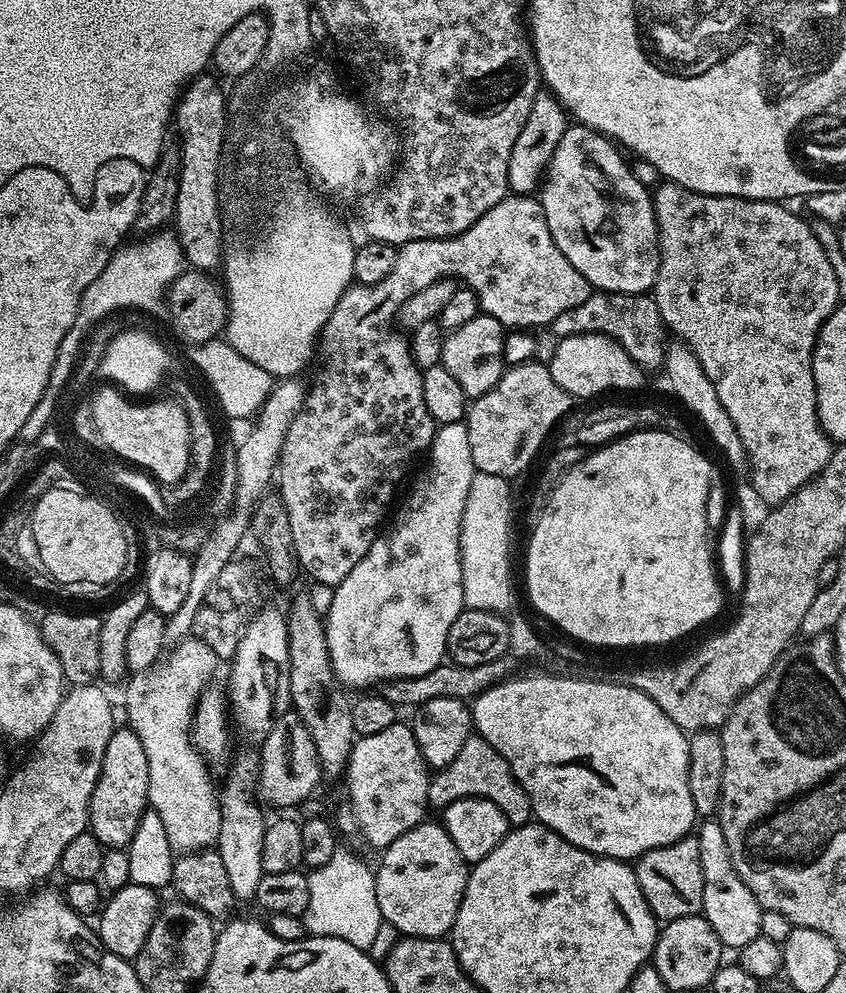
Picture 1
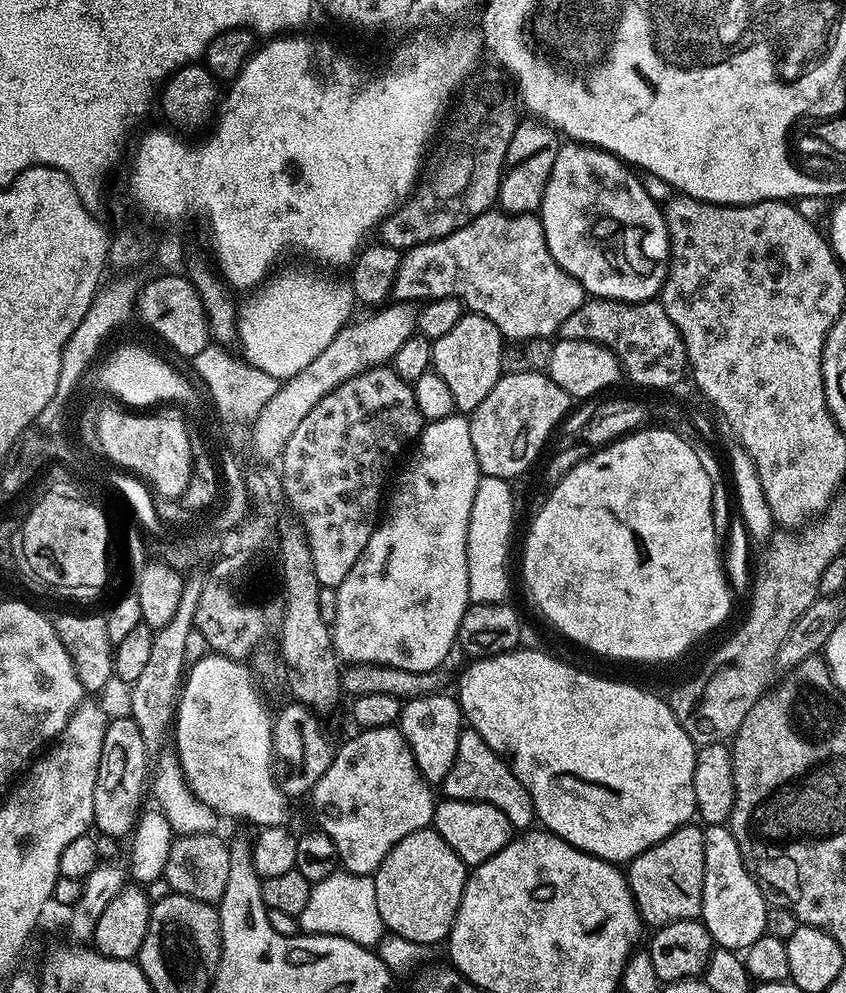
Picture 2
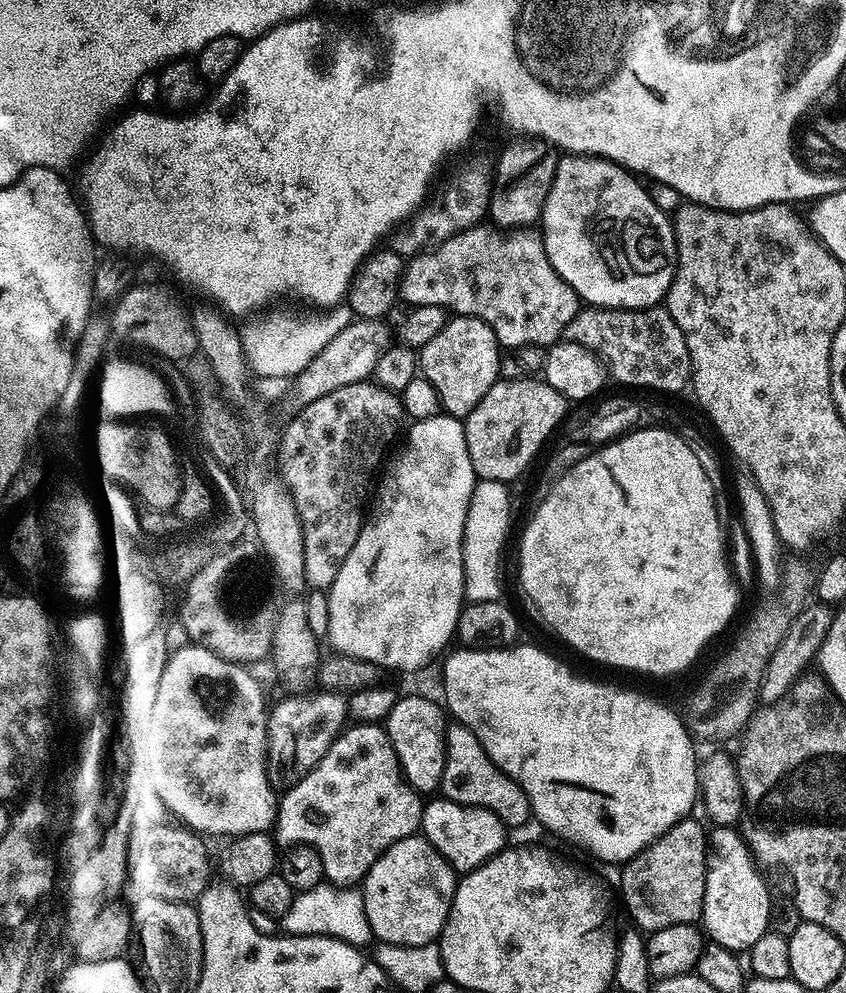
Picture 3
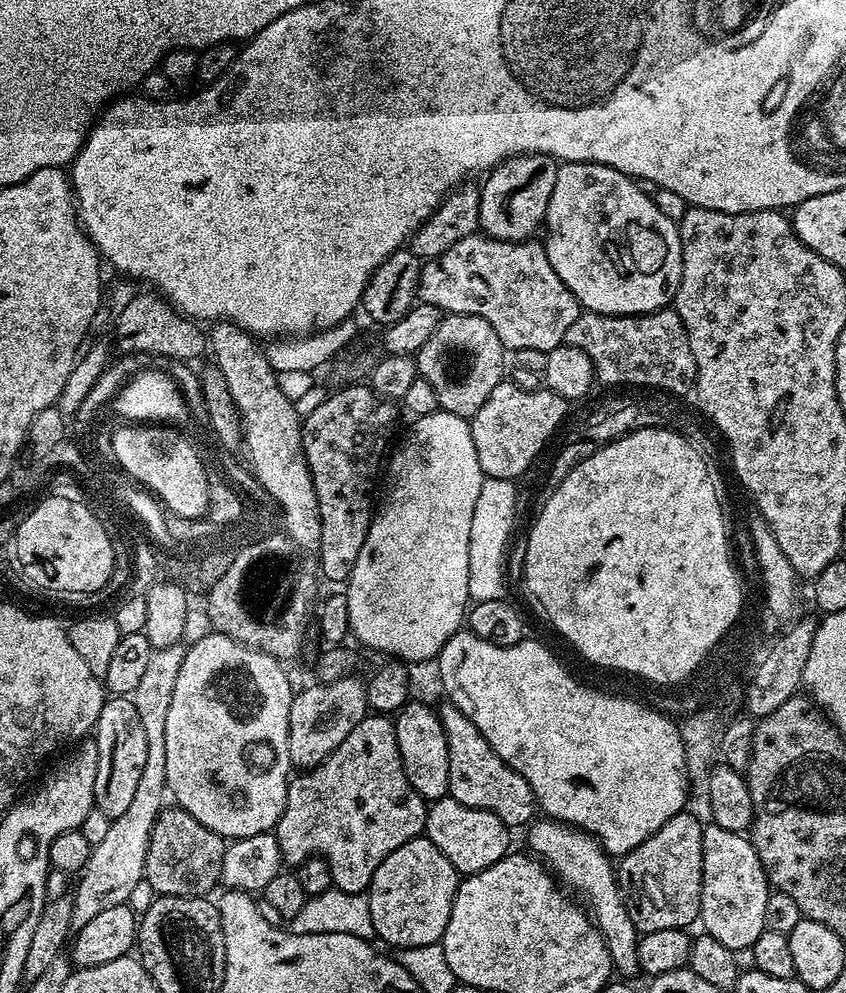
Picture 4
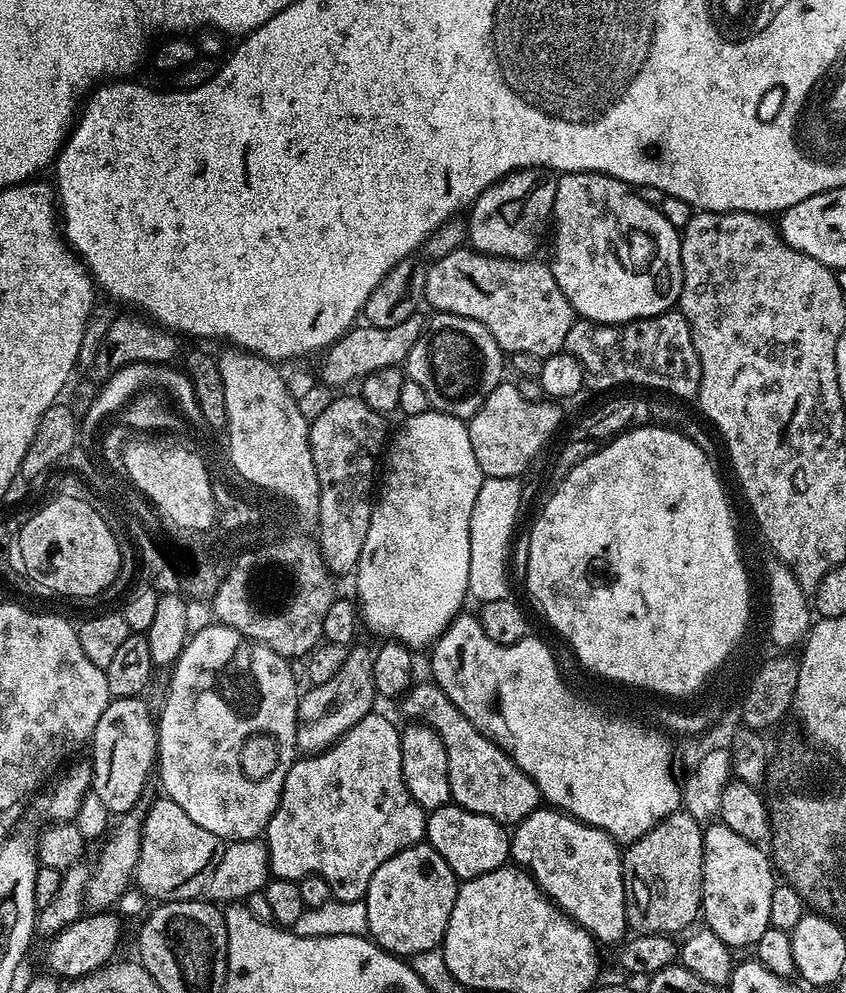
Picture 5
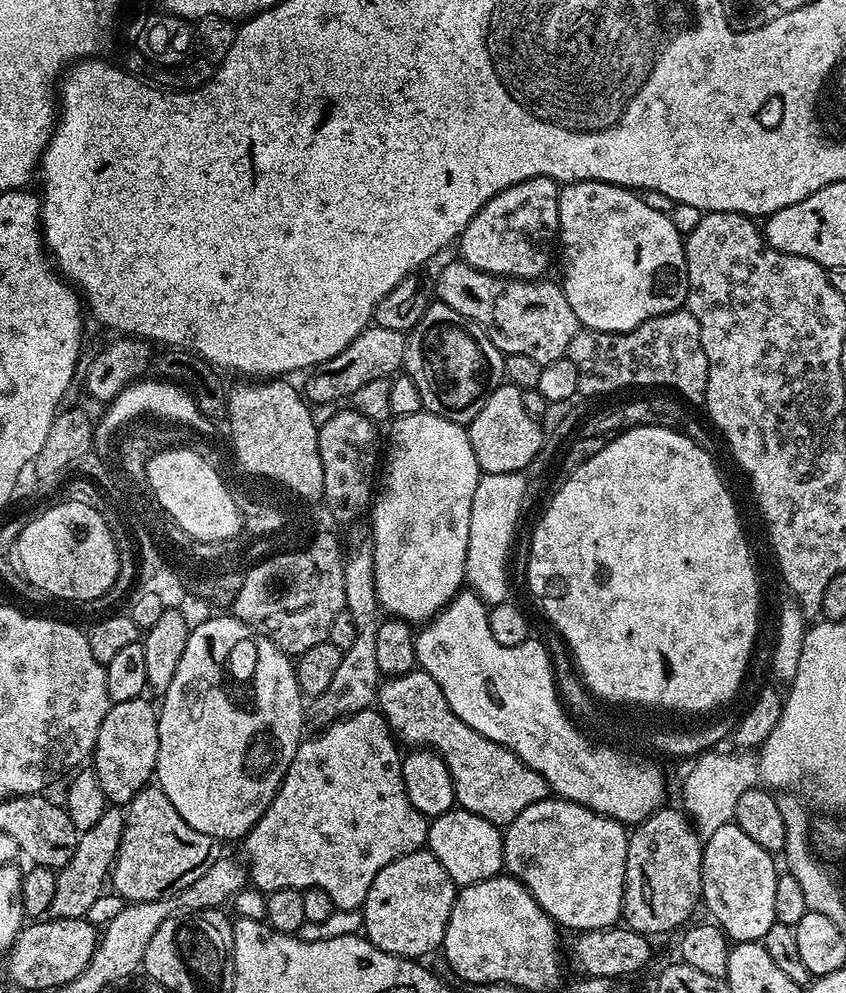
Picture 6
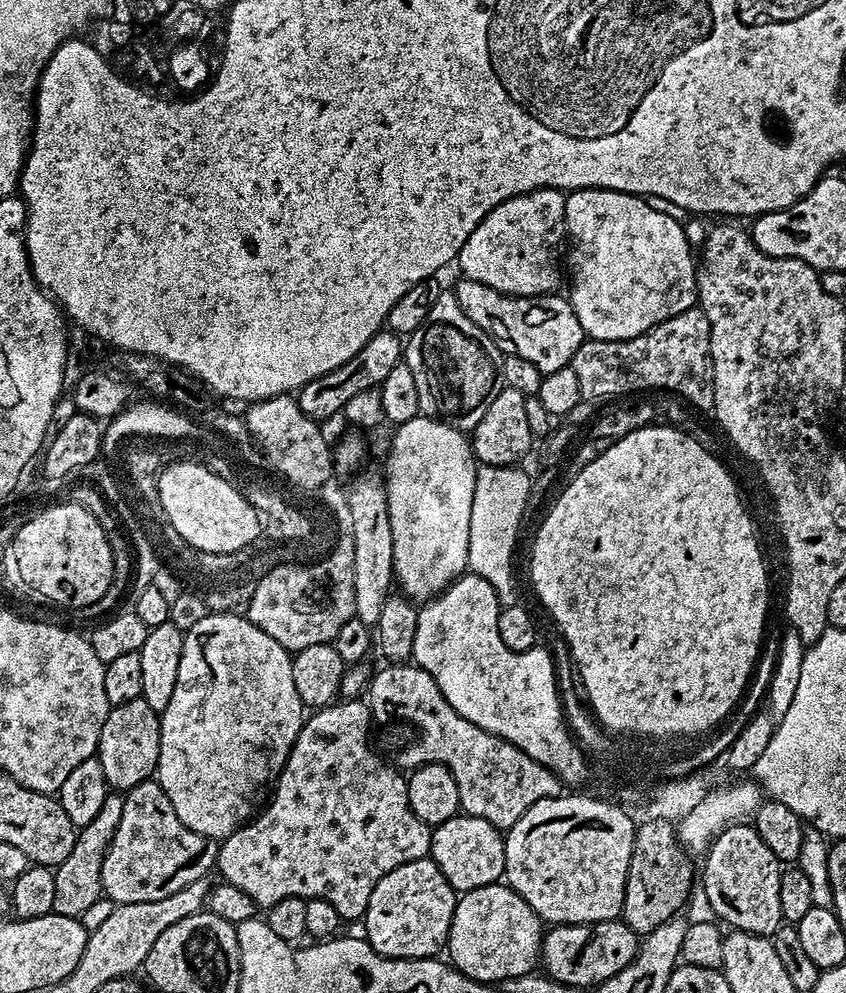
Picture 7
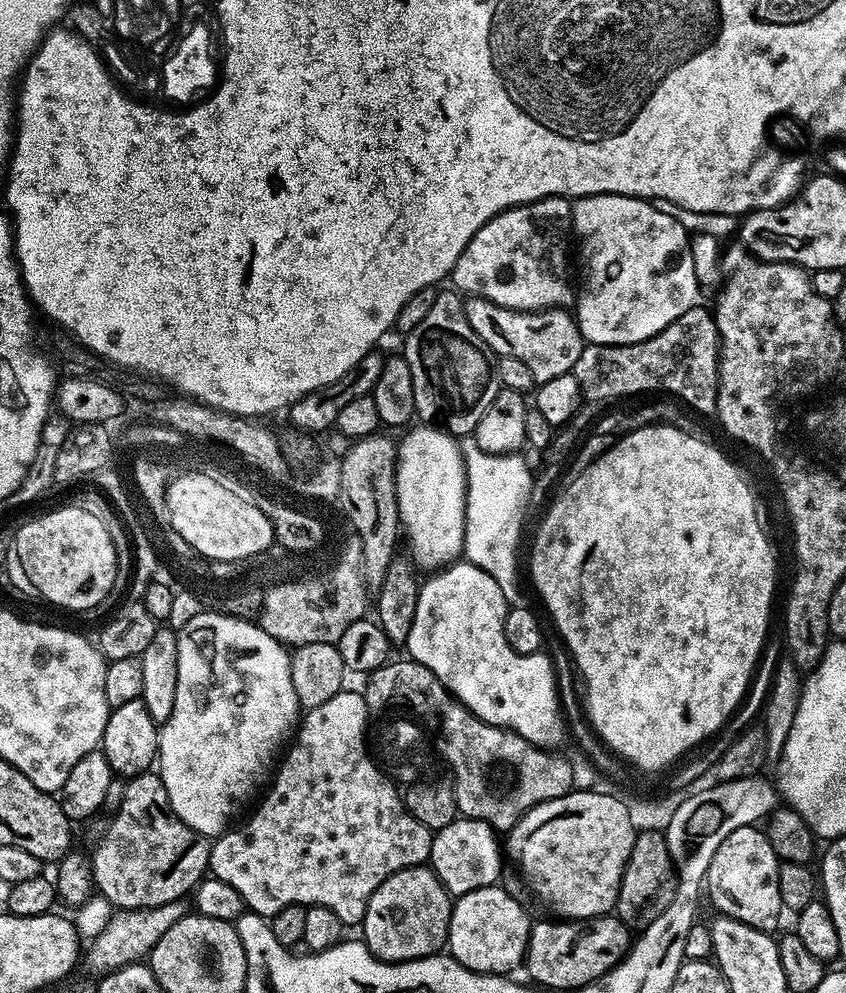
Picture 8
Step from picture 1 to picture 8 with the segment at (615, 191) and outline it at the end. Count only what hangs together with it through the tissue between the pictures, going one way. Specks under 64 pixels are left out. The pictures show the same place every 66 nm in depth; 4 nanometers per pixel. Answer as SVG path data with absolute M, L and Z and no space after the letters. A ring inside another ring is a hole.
M590 194L589 196L578 196L571 201L572 205L572 231L575 239L580 239L580 256L584 259L584 289L579 289L574 300L574 315L576 325L584 335L585 341L590 344L637 344L646 338L654 338L670 322L682 318L686 310L697 307L696 295L702 292L698 278L694 274L694 261L691 258L691 246L689 244L690 234L670 214L662 214L658 211L655 203L642 200L638 196L623 196L622 194Z

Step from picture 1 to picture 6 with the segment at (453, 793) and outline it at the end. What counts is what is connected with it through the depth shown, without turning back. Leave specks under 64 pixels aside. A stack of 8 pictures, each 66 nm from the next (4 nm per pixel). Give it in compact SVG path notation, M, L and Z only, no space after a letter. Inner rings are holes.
M413 670L385 679L378 693L378 711L386 718L393 736L401 745L431 748L443 758L454 782L456 804L466 811L478 814L497 826L507 826L522 814L522 810L526 810L526 806L549 799L550 789L542 774L538 774L538 770L530 770L522 758L498 742L490 742L490 738L466 726L466 722L450 710L450 702L446 702L442 686L438 686L430 674Z

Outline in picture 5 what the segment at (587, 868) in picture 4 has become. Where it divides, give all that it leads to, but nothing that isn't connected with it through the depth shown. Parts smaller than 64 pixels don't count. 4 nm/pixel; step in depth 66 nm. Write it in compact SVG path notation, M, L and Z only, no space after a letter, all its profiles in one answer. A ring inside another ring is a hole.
M541 806L532 811L522 823L515 825L510 836L510 856L523 868L544 895L572 918L581 924L593 940L601 945L619 945L629 935L628 915L624 901L624 862L621 845L610 834L598 830L581 820L575 820L567 812L551 806Z

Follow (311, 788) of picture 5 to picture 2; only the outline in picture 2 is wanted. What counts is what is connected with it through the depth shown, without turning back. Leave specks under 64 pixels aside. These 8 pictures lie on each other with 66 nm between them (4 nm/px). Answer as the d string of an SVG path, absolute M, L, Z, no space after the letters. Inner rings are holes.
M399 727L365 728L355 733L341 748L335 749L330 766L322 778L313 786L310 799L316 811L319 831L330 834L336 847L336 854L343 871L354 875L372 876L390 854L390 850L402 838L432 824L437 801L432 800L433 785L425 780L414 762L414 754L400 733Z

